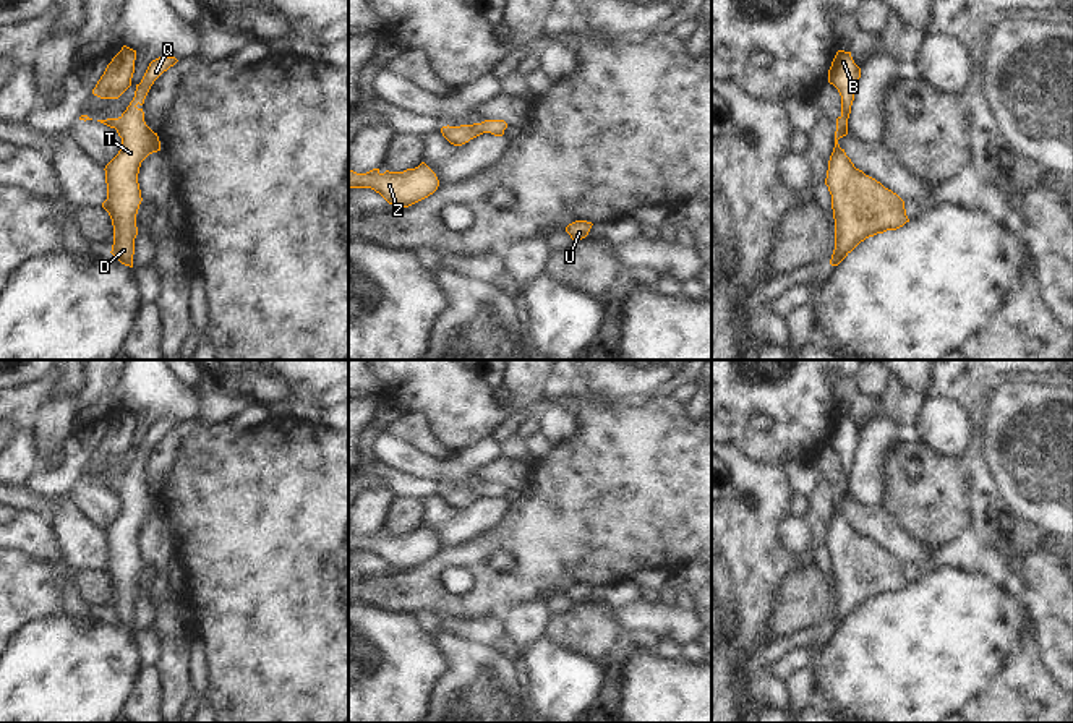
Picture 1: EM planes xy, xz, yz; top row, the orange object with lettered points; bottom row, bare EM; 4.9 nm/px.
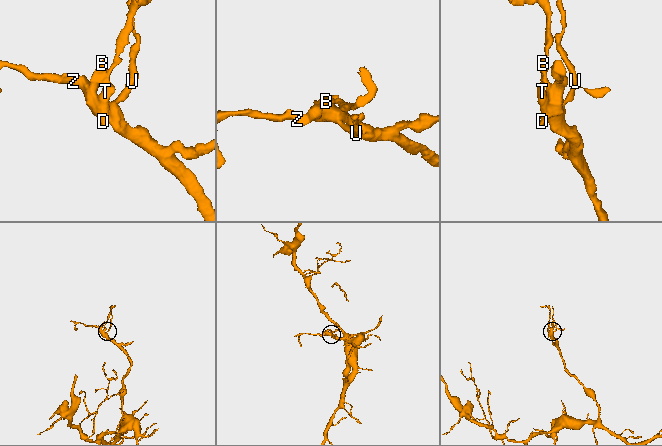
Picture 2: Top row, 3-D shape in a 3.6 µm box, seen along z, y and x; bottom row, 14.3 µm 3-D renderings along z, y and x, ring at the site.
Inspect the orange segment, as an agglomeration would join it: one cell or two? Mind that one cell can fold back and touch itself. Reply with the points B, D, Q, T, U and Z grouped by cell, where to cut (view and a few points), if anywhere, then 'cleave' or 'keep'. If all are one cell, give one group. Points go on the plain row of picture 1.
B D Q T U Z | no cut | keep

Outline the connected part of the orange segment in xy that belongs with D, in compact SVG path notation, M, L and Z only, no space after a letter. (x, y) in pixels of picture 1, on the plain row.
M175 420L152 423L136 447L135 460L118 481L97 483L115 491L122 501L118 517L105 528L107 563L102 571L109 575L113 588L112 618L125 629L133 631L135 601L138 598L136 577L143 564L138 546L141 525L152 516L160 514L160 504L144 485L143 468L154 444L173 430Z

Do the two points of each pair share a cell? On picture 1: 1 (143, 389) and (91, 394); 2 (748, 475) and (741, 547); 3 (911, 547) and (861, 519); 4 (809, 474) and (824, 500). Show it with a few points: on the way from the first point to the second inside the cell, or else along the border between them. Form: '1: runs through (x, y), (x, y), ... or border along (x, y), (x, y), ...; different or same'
1: border along (120, 376), (117, 389); different
2: runs through (764, 493), (764, 519), (756, 529); same
3: runs through (898, 542), (874, 522); same
4: border along (820, 475), (816, 487), (806, 496); different

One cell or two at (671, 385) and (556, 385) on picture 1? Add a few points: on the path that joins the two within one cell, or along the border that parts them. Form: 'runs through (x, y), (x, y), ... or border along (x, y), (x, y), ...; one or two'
runs through (642, 380), (585, 380); one

